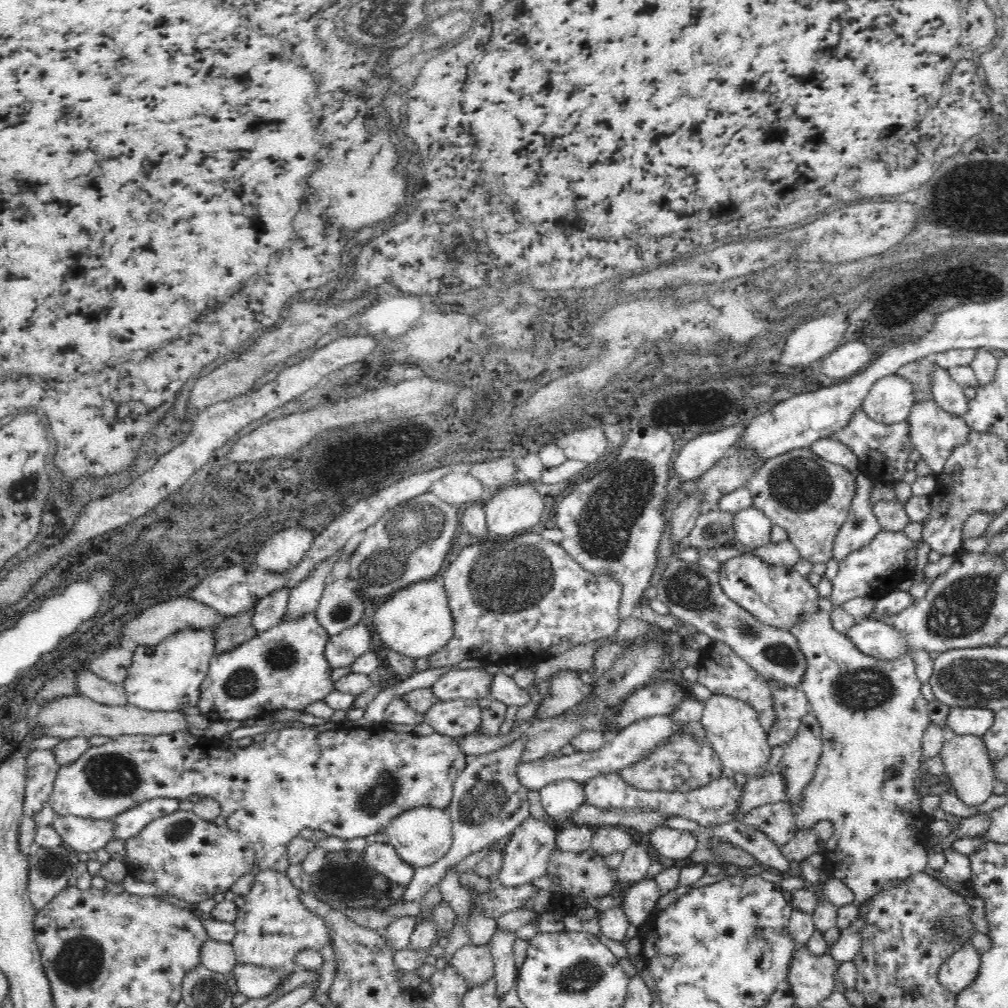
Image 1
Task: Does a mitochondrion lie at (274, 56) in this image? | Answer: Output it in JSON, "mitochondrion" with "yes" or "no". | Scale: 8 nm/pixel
{"mitochondrion":"no"}

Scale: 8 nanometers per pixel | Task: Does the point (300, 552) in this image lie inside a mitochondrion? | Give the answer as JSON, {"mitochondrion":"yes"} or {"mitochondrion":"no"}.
{"mitochondrion":"no"}

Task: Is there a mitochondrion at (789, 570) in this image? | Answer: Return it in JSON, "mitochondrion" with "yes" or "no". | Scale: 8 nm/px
{"mitochondrion":"no"}

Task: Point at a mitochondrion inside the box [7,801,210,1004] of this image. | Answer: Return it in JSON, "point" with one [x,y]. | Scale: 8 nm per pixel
{"point":[78,963]}

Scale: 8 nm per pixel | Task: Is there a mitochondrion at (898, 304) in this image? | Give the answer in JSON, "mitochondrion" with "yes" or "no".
{"mitochondrion":"yes"}

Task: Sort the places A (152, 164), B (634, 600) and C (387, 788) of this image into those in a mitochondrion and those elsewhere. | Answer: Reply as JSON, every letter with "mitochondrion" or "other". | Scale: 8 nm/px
{"A":"other","B":"other","C":"mitochondrion"}

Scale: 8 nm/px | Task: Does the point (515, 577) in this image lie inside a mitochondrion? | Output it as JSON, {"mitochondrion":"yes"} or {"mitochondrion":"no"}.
{"mitochondrion":"yes"}

